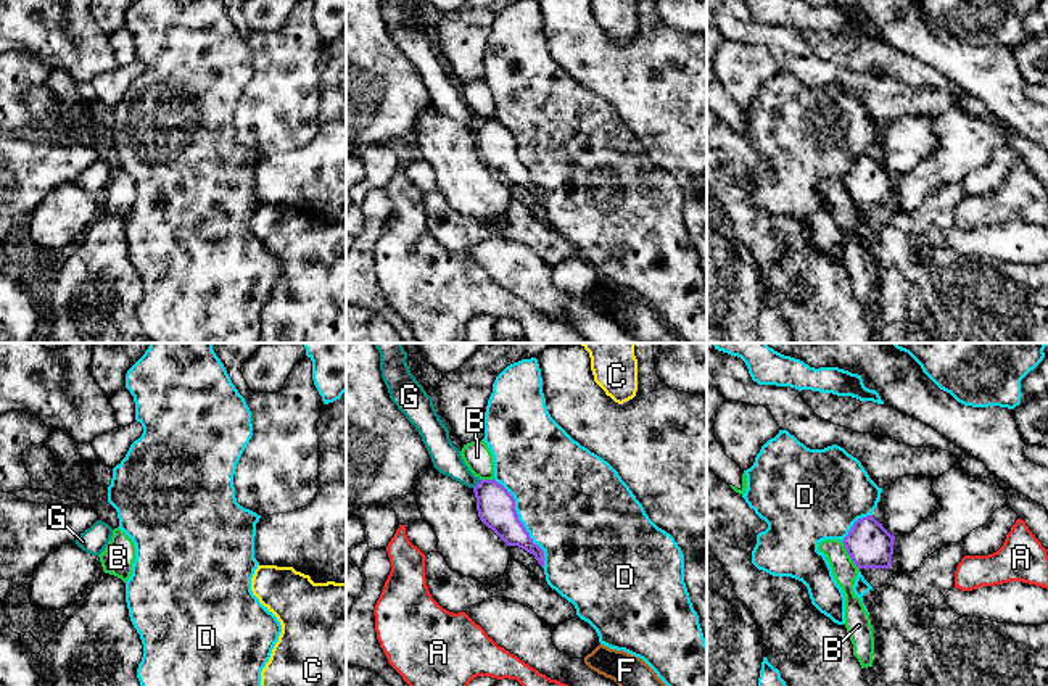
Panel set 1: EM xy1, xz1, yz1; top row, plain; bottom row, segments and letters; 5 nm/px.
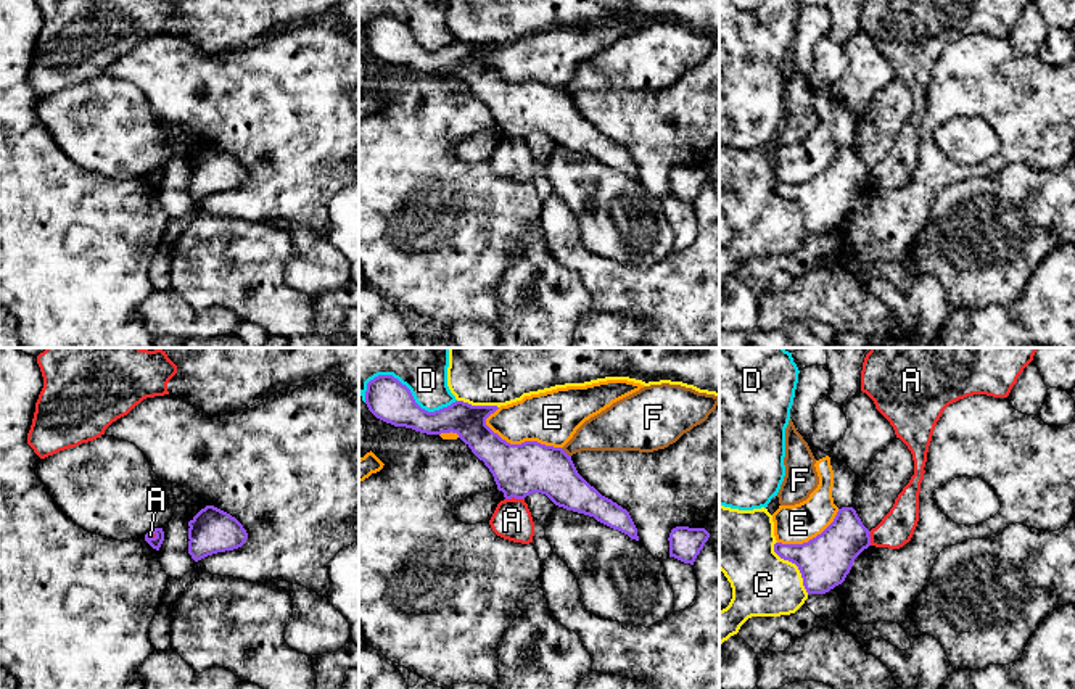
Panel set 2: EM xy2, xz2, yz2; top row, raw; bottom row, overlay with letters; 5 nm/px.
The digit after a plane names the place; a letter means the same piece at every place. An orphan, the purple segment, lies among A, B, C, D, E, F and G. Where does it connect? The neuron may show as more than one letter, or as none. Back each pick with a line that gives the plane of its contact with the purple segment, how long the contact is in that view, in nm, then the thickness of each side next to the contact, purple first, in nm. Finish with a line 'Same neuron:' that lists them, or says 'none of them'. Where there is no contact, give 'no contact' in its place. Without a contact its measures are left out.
G: xz1 | 60 nm | 190/150 nm
Same neuron: G

